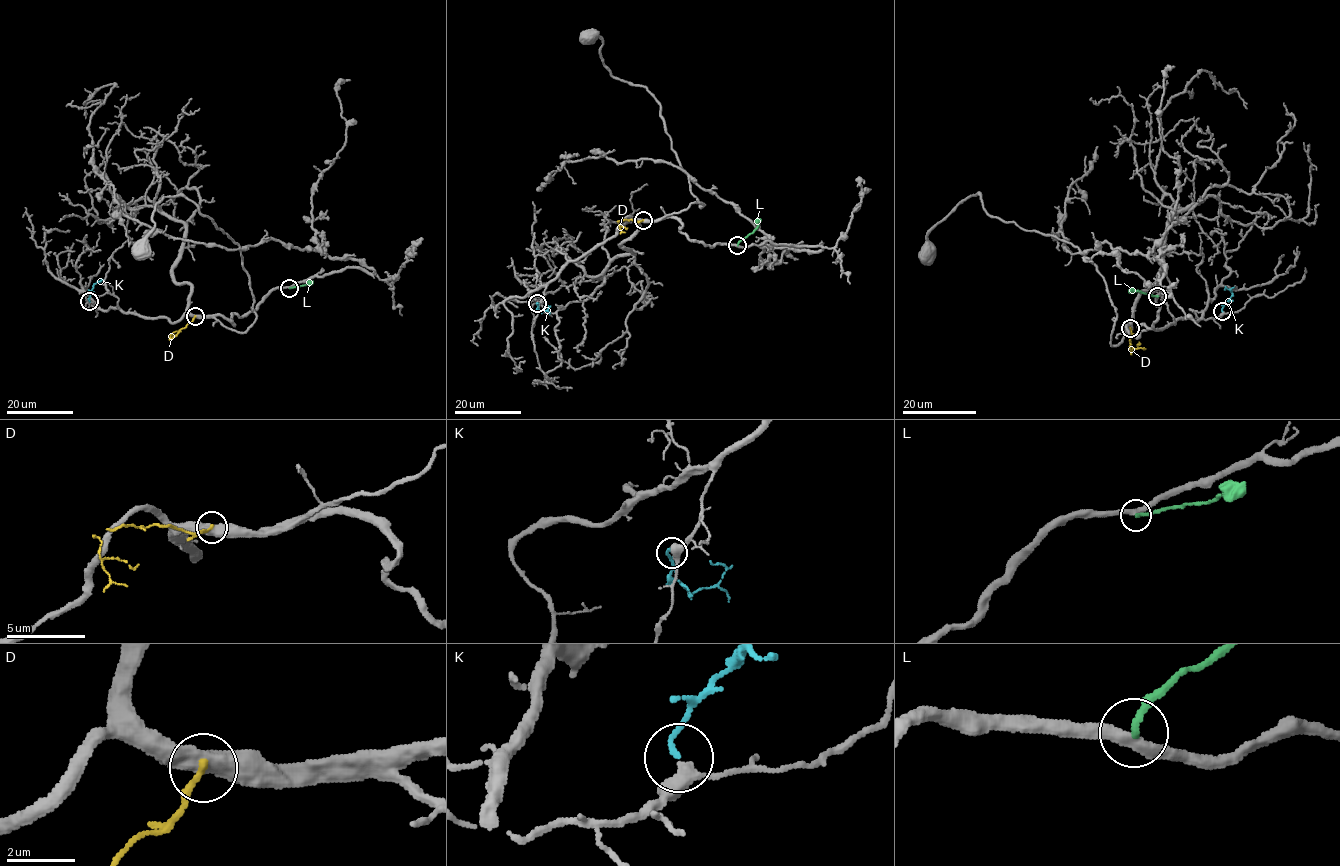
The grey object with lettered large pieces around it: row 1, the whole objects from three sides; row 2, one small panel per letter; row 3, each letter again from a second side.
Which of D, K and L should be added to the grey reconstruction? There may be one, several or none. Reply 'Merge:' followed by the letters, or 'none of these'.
Merge: K

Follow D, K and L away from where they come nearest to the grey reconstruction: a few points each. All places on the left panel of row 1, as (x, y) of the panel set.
D: (195, 316), (170, 340), (170, 335), (179, 329)
K: (90, 301), (93, 285), (101, 280), (97, 282)
L: (290, 288), (313, 280)

